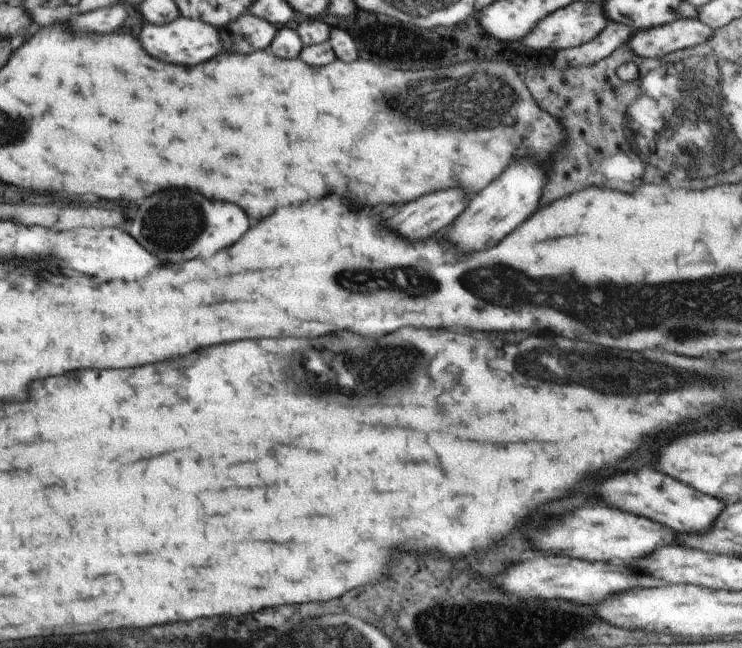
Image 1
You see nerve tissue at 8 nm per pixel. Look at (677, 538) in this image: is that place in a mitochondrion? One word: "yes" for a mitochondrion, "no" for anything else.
no

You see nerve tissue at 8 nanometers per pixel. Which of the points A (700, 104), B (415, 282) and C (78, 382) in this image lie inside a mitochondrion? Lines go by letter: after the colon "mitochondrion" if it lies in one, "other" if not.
A: mitochondrion
B: mitochondrion
C: mitochondrion

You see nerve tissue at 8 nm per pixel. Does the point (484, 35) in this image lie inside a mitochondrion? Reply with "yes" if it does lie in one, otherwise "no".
no

